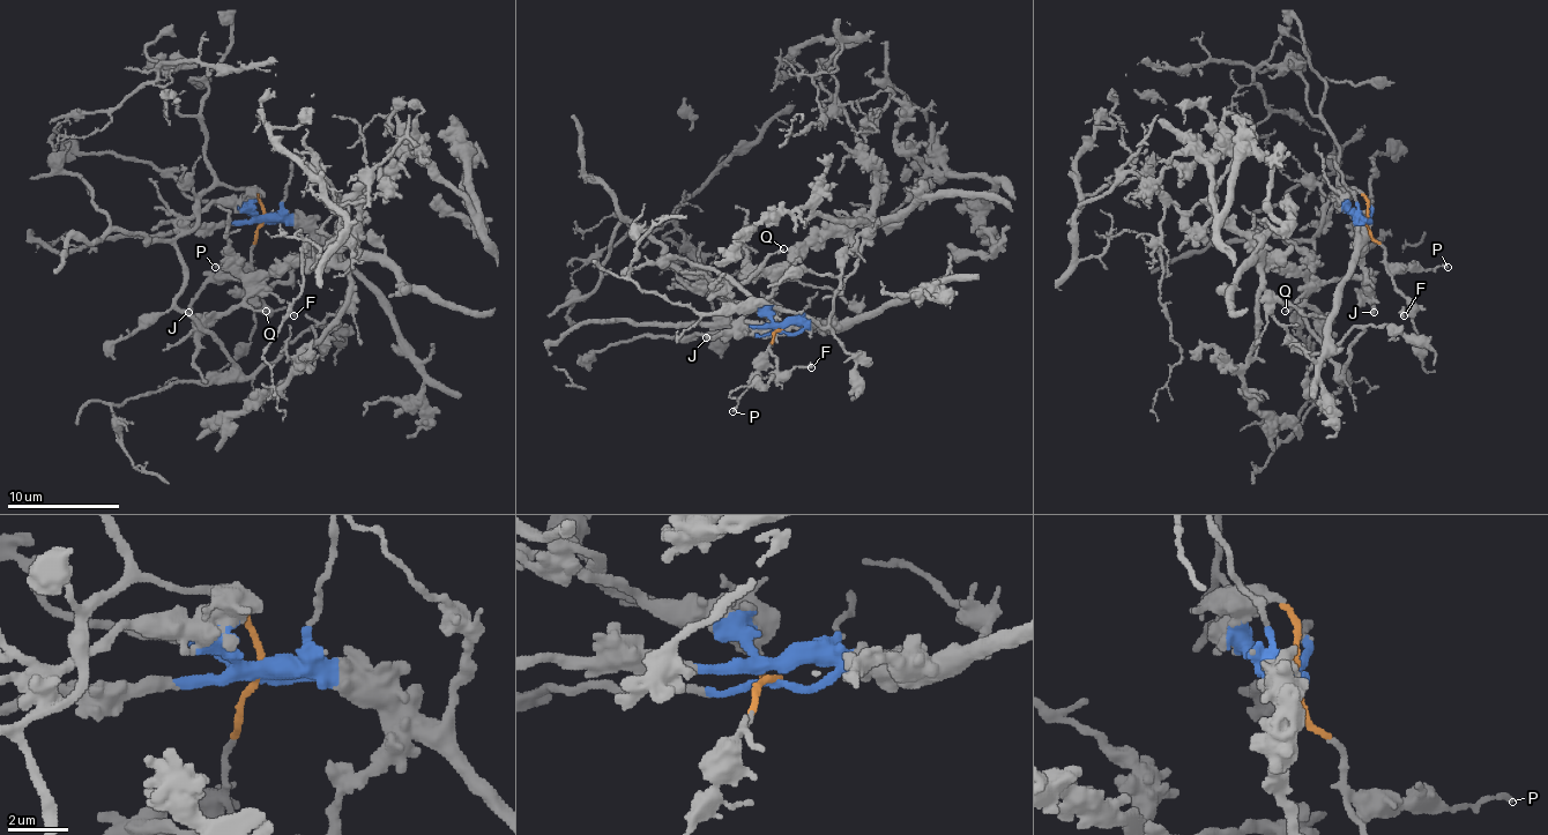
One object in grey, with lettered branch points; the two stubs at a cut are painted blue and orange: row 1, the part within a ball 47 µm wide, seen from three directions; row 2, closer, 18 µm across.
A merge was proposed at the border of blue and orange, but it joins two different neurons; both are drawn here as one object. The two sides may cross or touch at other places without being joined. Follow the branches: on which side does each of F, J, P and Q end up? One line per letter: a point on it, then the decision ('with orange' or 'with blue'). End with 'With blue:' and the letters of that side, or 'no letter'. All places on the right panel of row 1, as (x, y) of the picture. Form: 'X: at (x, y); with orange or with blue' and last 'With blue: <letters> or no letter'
F: at (1404, 315); with orange
J: at (1374, 312); with blue
P: at (1448, 267); with orange
Q: at (1285, 311); with blue
With blue: J, Q

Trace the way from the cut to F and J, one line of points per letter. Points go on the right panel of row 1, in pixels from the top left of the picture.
F: (1366, 220), (1370, 237), (1385, 251), (1385, 270), (1401, 296), (1407, 311), (1405, 307), (1405, 315)
J: (1366, 220), (1360, 223), (1360, 260), (1370, 290), (1366, 280), (1374, 313)

